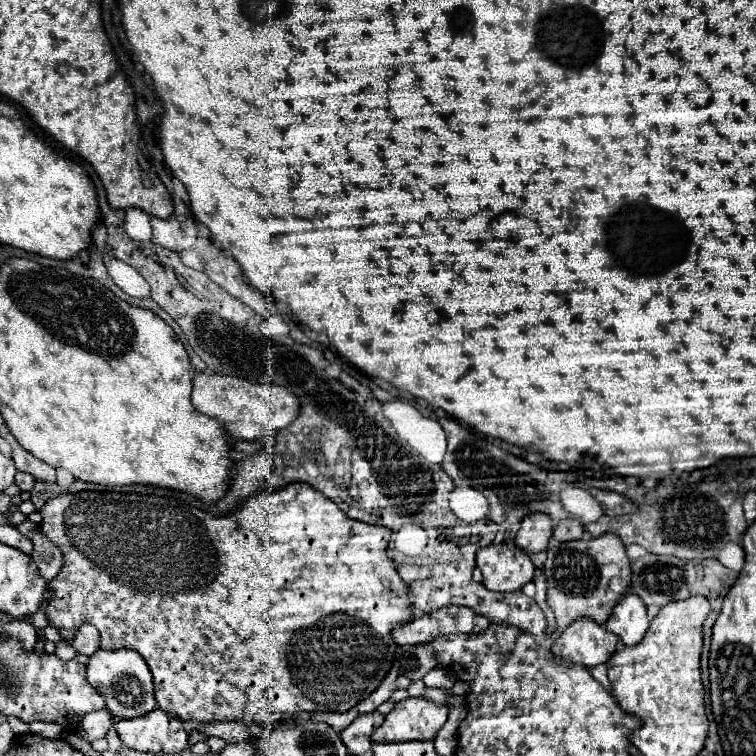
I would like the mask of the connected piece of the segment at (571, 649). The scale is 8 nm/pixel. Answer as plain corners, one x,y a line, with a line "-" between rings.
582,616
562,632
562,636
552,646
552,652
556,656
564,656
572,664
594,668
610,658
610,654
616,650
616,644
616,634
608,632
592,618

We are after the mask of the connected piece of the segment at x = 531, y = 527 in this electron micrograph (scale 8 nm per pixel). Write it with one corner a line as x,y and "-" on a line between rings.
534,512
528,514
522,522
520,522
520,530
516,532
514,544
520,546
526,552
540,552
548,548
548,540
552,536
554,530
554,522
550,516
542,514
542,512

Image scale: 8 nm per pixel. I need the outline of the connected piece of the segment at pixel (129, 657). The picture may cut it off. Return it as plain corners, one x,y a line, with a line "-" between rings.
96,650
86,666
86,680
94,684
106,700
108,712
122,720
122,718
136,718
152,712
156,708
154,688
152,688
152,674
144,658
136,650

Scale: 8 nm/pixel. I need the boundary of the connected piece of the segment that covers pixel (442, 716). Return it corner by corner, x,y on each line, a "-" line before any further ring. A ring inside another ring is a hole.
406,698
394,704
392,712
384,716
382,726
372,734
374,742
408,742
408,740
434,740
436,732
448,718
448,706
434,704
426,698

